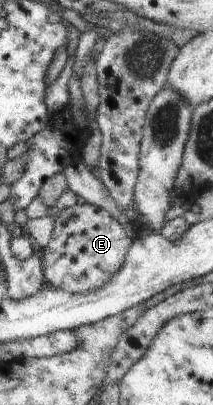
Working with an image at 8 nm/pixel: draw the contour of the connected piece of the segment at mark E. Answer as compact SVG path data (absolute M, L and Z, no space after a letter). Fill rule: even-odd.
M77 203L65 208L61 214L54 217L54 223L49 244L41 252L44 280L46 284L71 294L81 294L105 286L111 280L111 276L123 266L127 251L134 241L117 218L113 218L107 210L89 203Z

